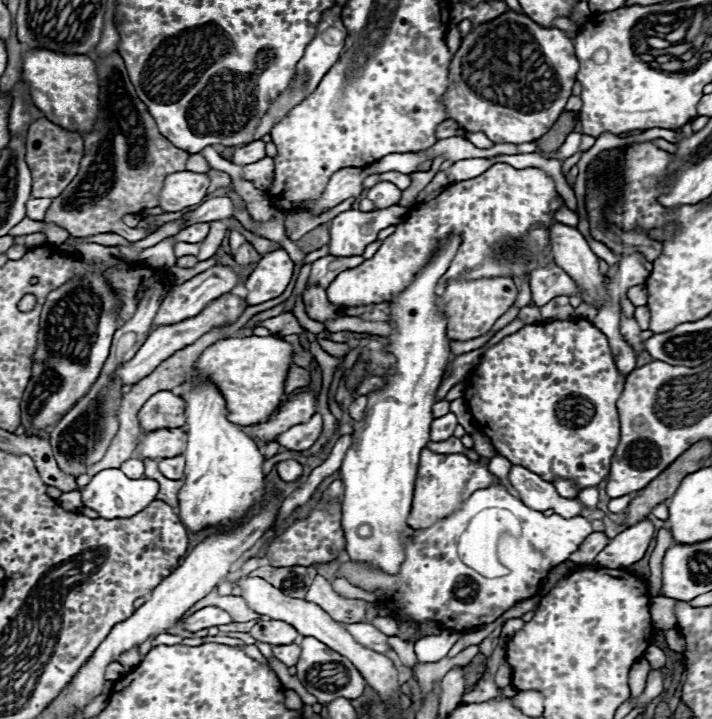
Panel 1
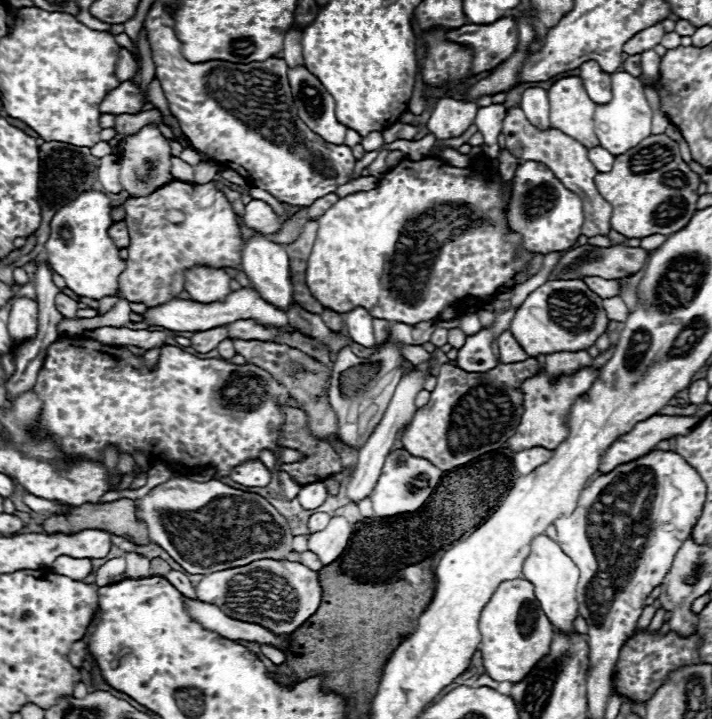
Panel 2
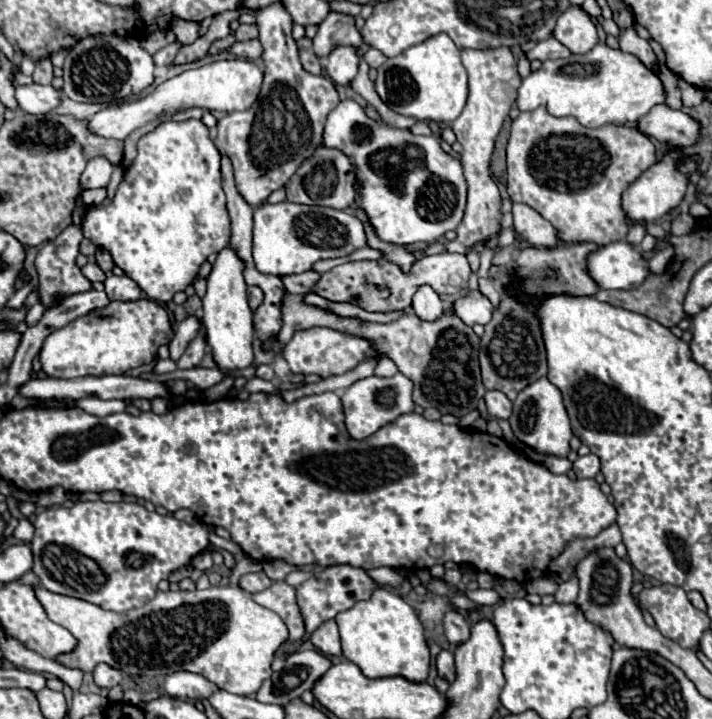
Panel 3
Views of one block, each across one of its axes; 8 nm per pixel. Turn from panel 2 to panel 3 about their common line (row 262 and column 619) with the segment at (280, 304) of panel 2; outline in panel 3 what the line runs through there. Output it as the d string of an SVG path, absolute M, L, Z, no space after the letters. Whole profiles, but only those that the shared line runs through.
M612 242L598 246L586 258L590 278L604 290L638 288L648 272L648 262L628 242Z

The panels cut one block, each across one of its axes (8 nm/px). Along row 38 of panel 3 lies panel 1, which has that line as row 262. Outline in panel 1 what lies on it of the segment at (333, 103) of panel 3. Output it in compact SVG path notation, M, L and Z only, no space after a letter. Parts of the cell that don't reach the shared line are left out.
M286 250L266 254L244 284L248 290L246 302L262 304L266 300L278 298L290 284L292 274L294 274L294 262L286 254Z

